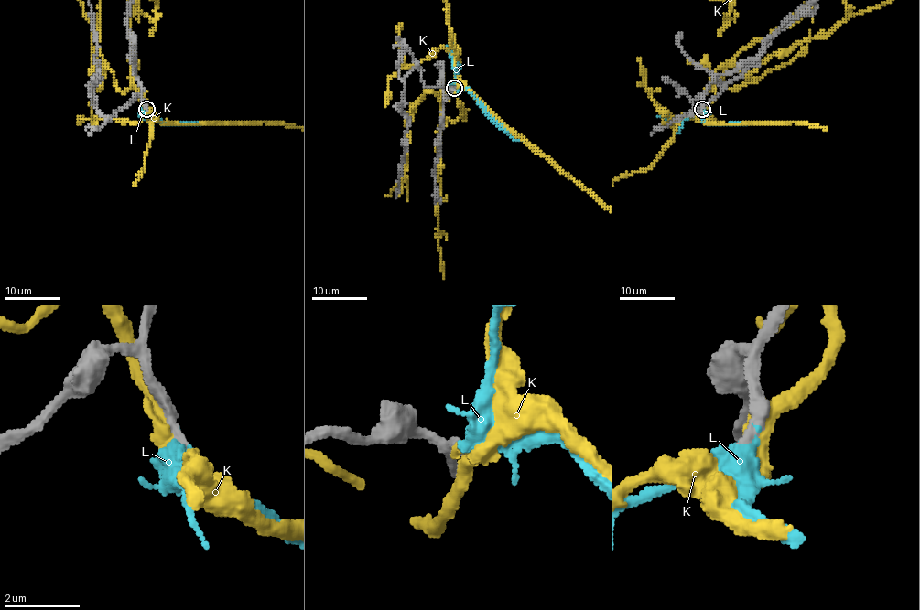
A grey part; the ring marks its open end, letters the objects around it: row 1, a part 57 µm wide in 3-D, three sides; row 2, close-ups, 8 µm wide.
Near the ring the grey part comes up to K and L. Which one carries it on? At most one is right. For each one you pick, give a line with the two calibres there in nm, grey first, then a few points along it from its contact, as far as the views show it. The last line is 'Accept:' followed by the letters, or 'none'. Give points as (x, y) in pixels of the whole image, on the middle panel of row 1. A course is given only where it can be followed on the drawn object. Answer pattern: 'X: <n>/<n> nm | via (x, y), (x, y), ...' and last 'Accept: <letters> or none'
L: 320/550 nm | via (454, 88), (463, 88), (506, 131), (522, 140)
Accept: L

